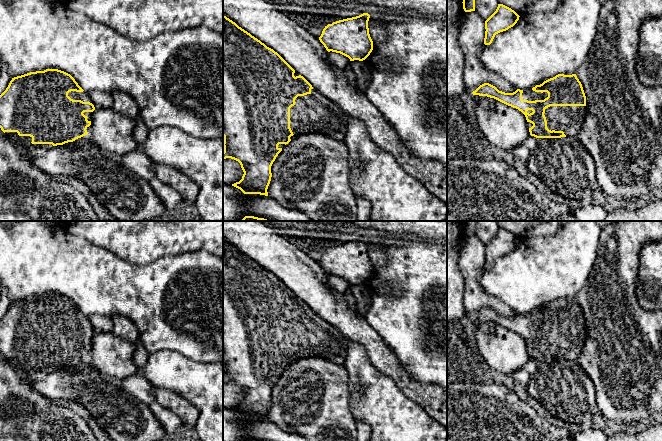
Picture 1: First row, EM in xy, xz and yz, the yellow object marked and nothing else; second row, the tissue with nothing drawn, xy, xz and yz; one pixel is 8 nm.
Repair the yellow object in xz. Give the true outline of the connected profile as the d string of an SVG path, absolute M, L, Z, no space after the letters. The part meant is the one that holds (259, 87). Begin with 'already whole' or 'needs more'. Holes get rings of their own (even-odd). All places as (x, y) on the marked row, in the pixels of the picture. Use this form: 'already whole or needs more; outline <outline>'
needs more; outline M223 15L223 159L231 158L238 161L244 172L242 179L232 186L244 194L260 194L268 196L268 186L271 181L271 166L282 149L293 139L302 134L319 133L339 141L344 141L347 133L349 116L338 105L312 87L312 85L296 72L277 52L267 47L260 40L239 27L235 22Z

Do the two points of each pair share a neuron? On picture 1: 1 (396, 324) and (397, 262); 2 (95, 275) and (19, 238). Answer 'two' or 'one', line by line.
1: one
2: one

